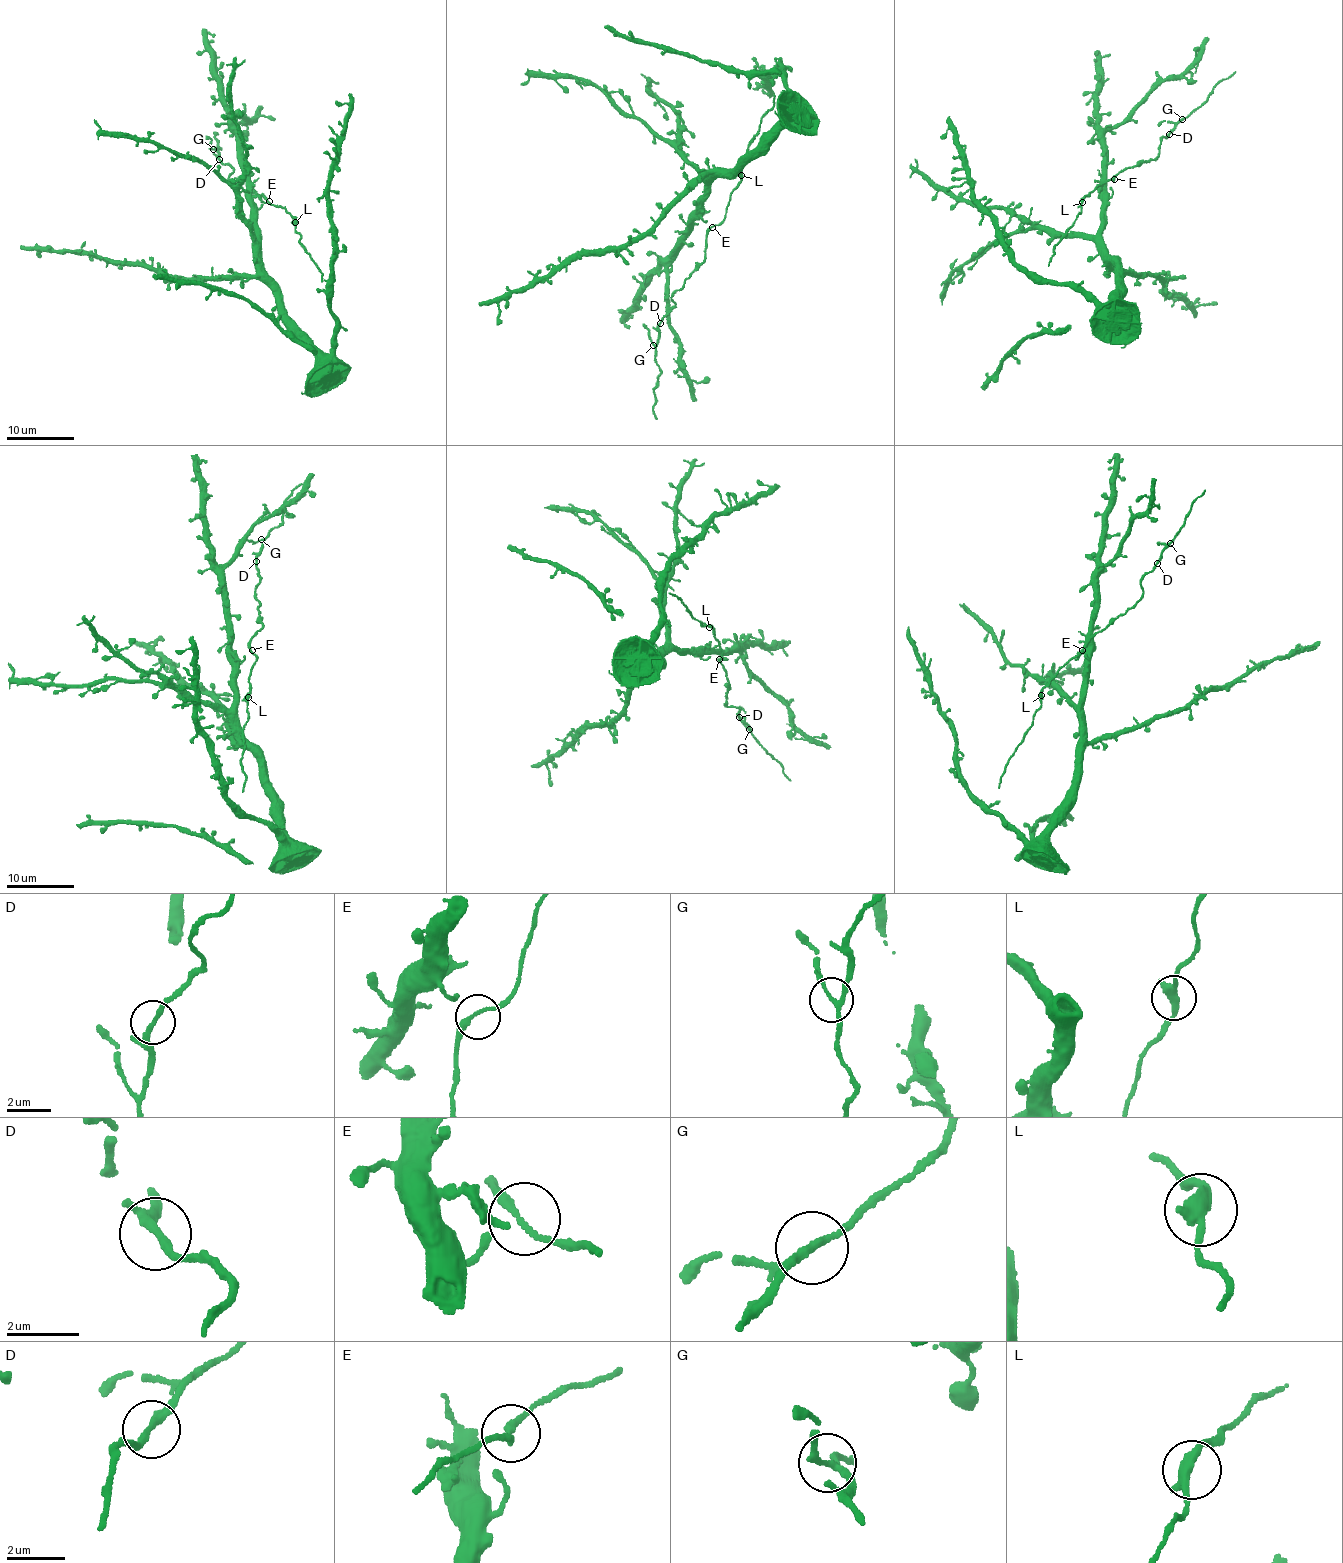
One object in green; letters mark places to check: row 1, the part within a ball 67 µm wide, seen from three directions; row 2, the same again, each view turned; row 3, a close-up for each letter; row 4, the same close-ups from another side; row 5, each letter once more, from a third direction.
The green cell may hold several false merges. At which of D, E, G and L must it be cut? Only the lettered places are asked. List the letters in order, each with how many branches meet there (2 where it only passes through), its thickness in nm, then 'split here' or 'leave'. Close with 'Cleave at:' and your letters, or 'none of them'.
D: branches 2; calibre 220 nm; leave
E: branches 3; calibre 150 nm; leave
G: branches 3; calibre 160 nm; leave
L: branches 2; calibre 360 nm; leave
Cleave at: none of them

